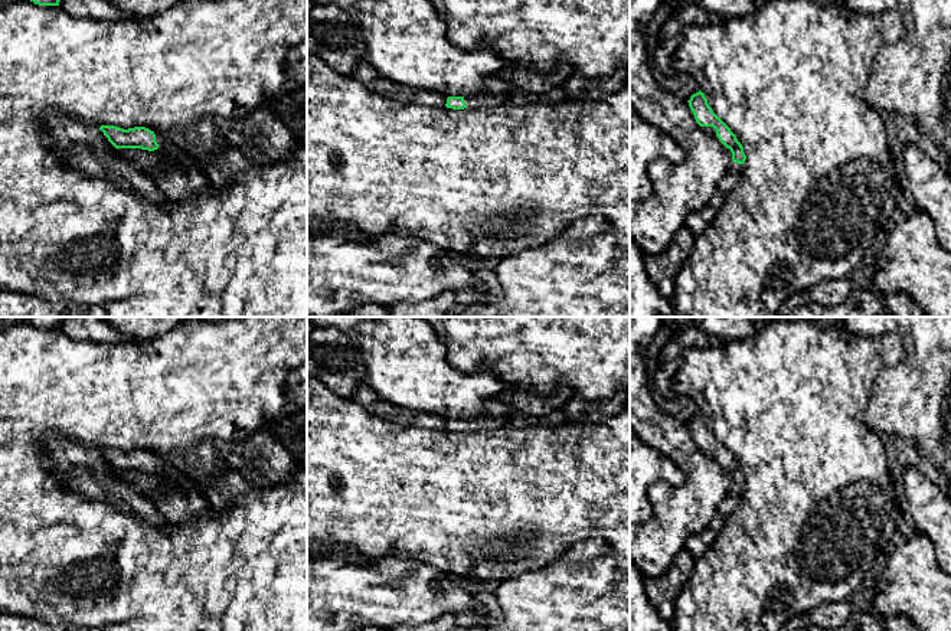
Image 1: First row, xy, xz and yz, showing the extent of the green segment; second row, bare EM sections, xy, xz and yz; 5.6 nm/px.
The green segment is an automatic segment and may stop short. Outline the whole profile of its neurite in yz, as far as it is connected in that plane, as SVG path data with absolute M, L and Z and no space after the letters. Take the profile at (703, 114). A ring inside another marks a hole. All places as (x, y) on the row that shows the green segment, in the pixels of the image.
M702 91L693 94L687 101L696 122L719 140L732 153L732 169L741 171L746 160L742 144L731 128L713 112Z

